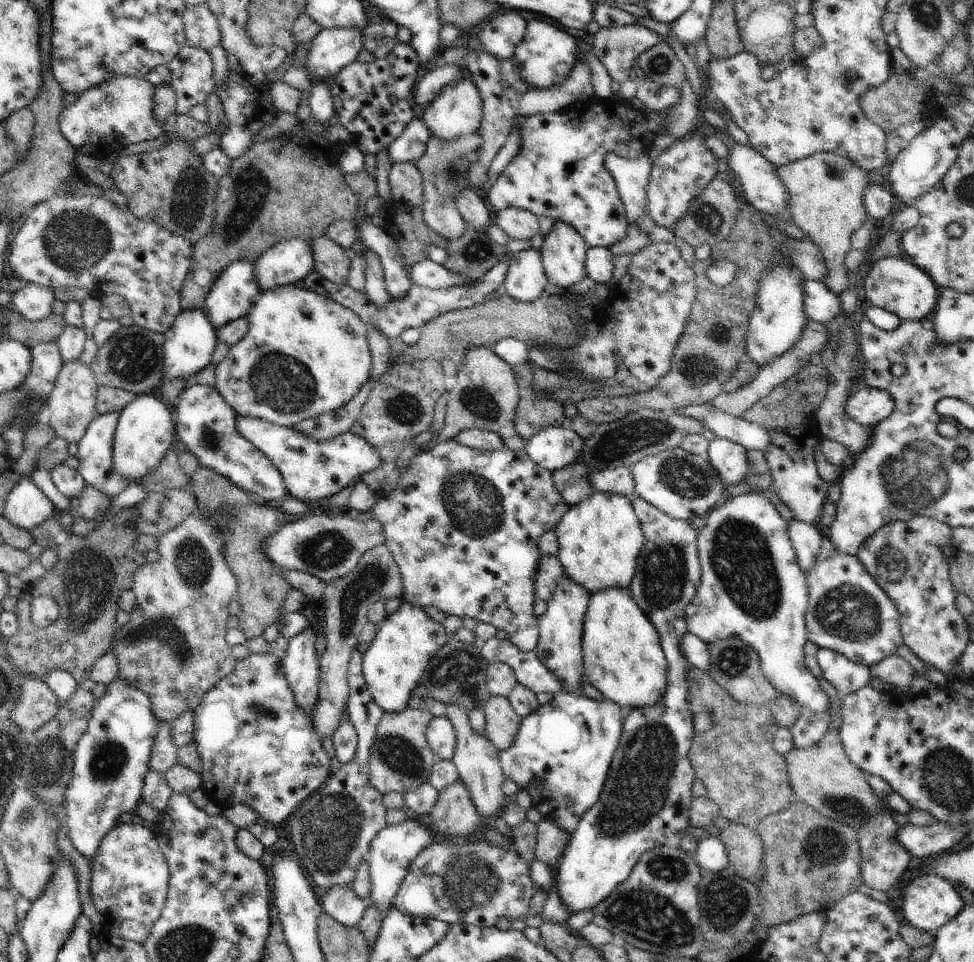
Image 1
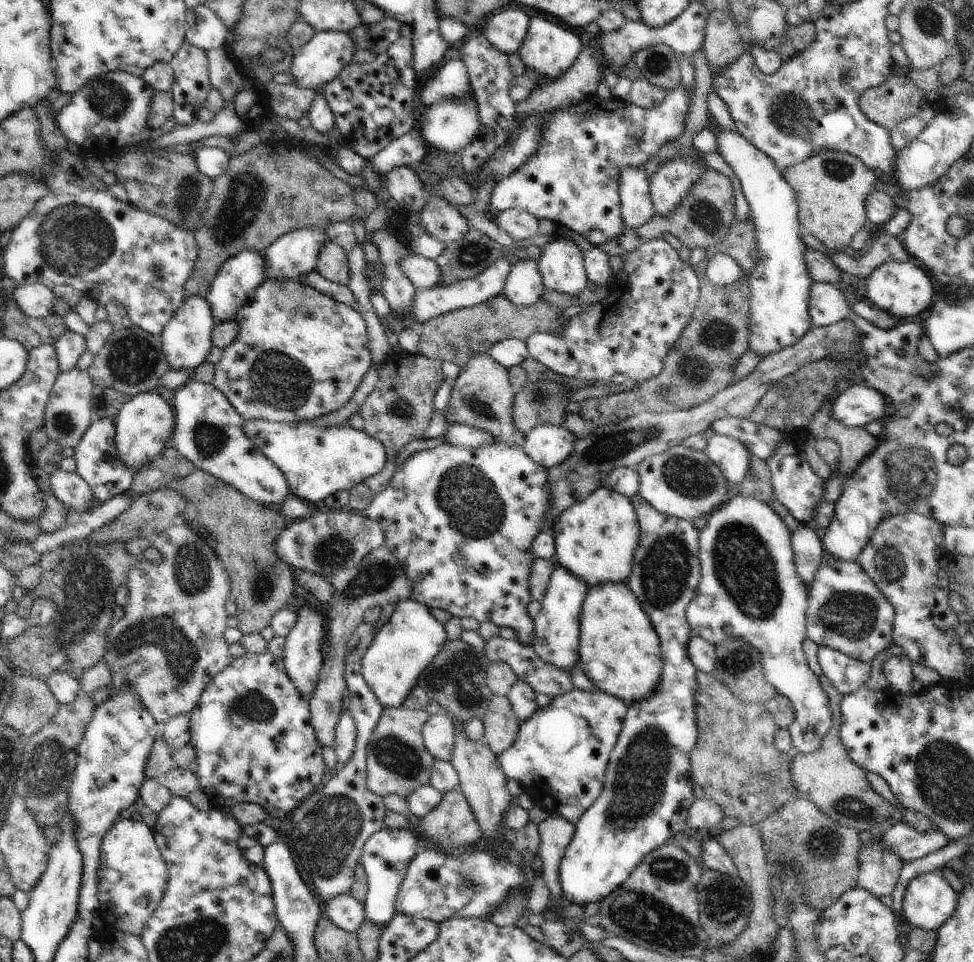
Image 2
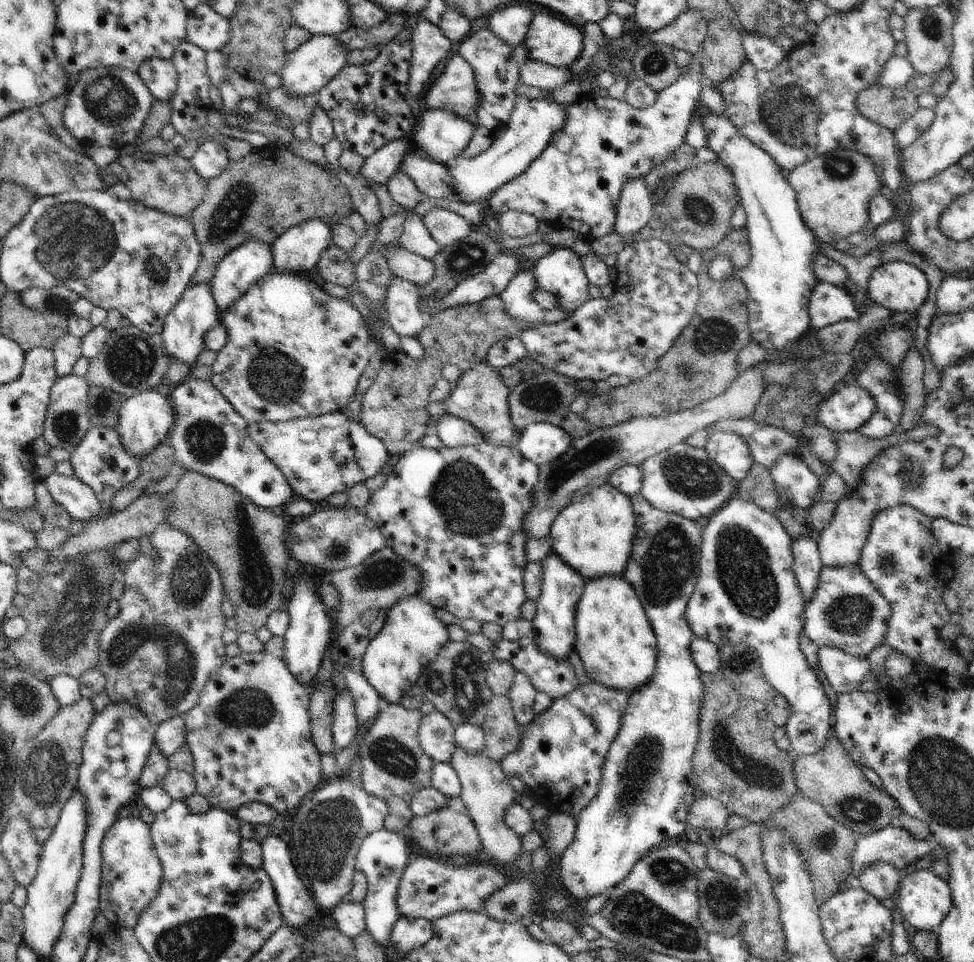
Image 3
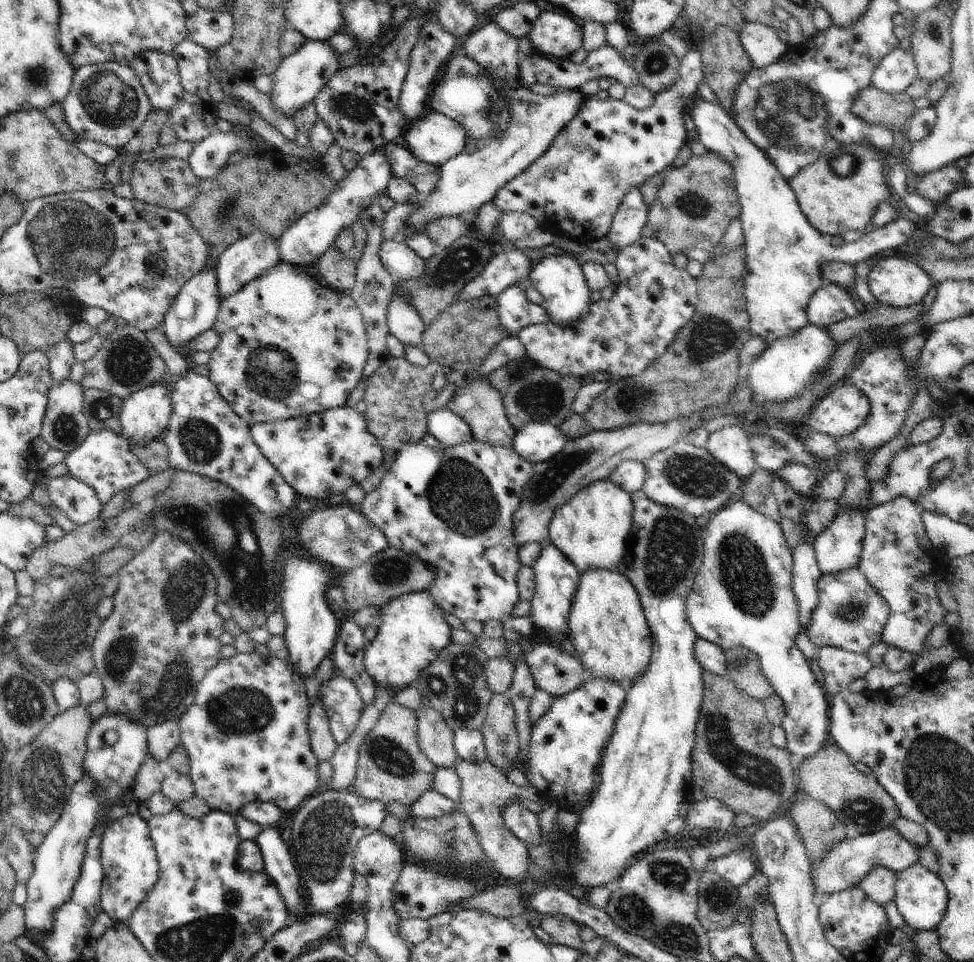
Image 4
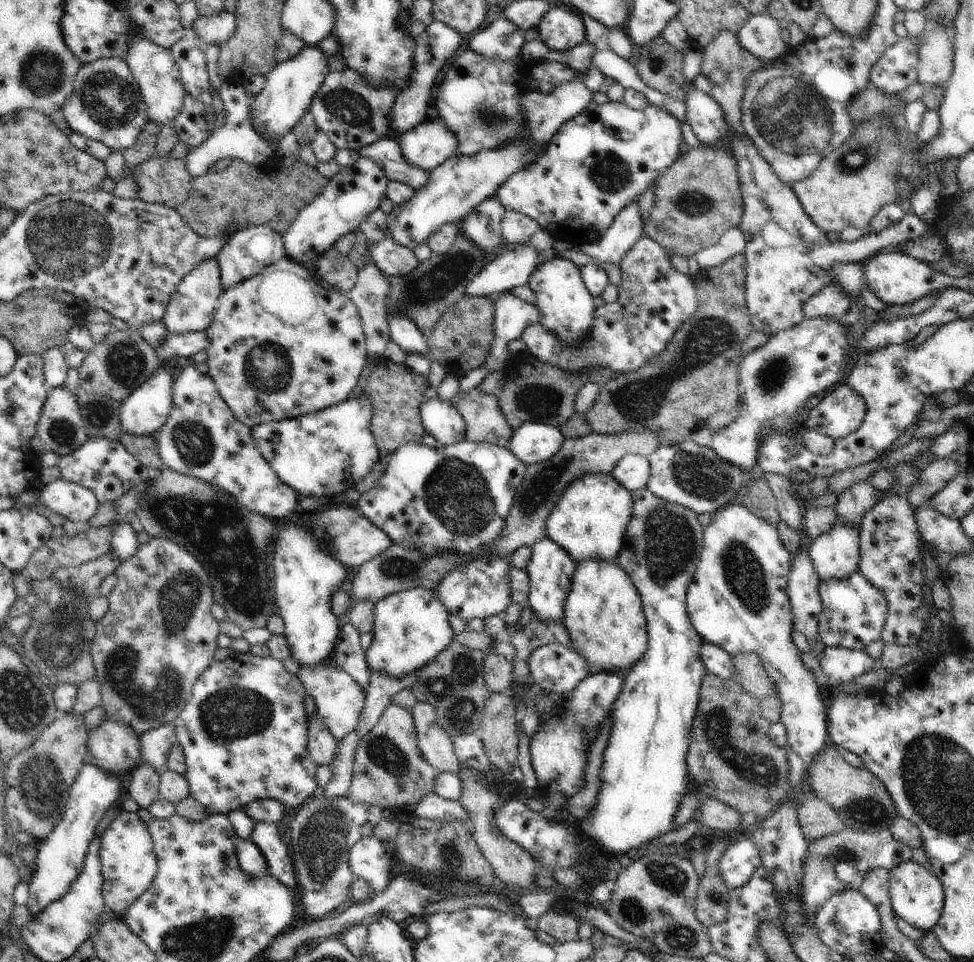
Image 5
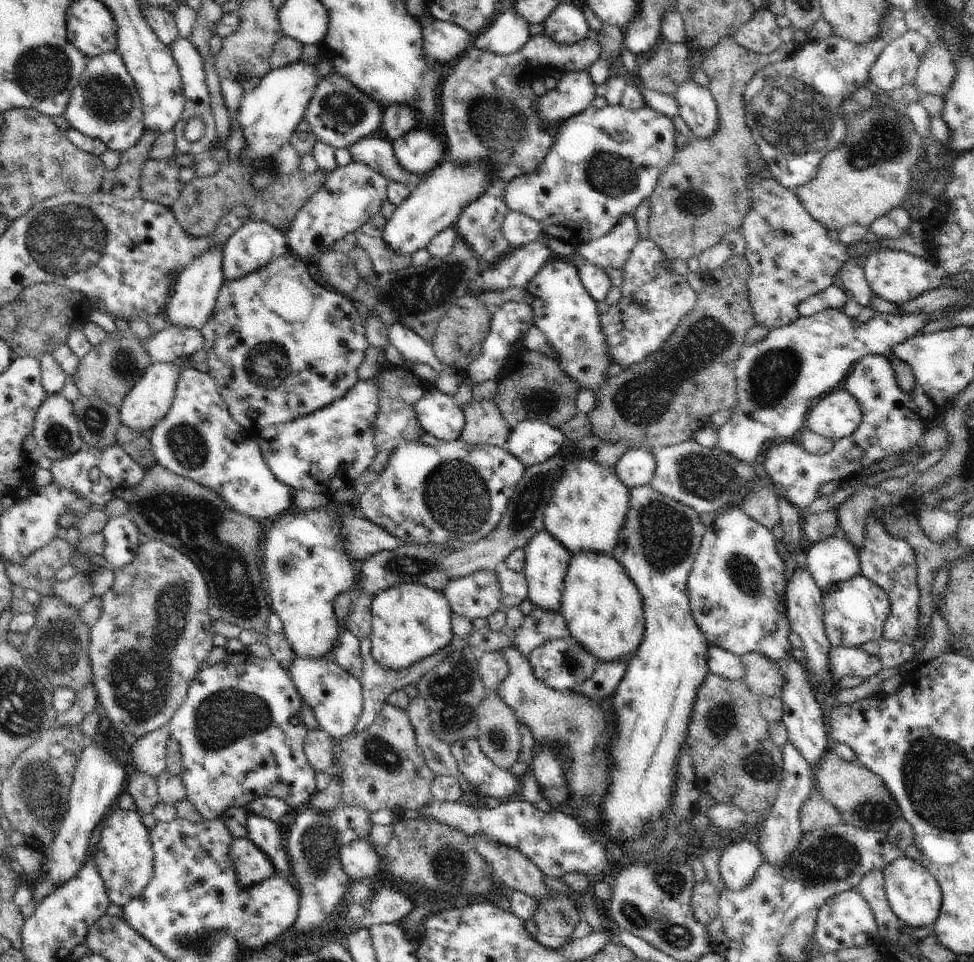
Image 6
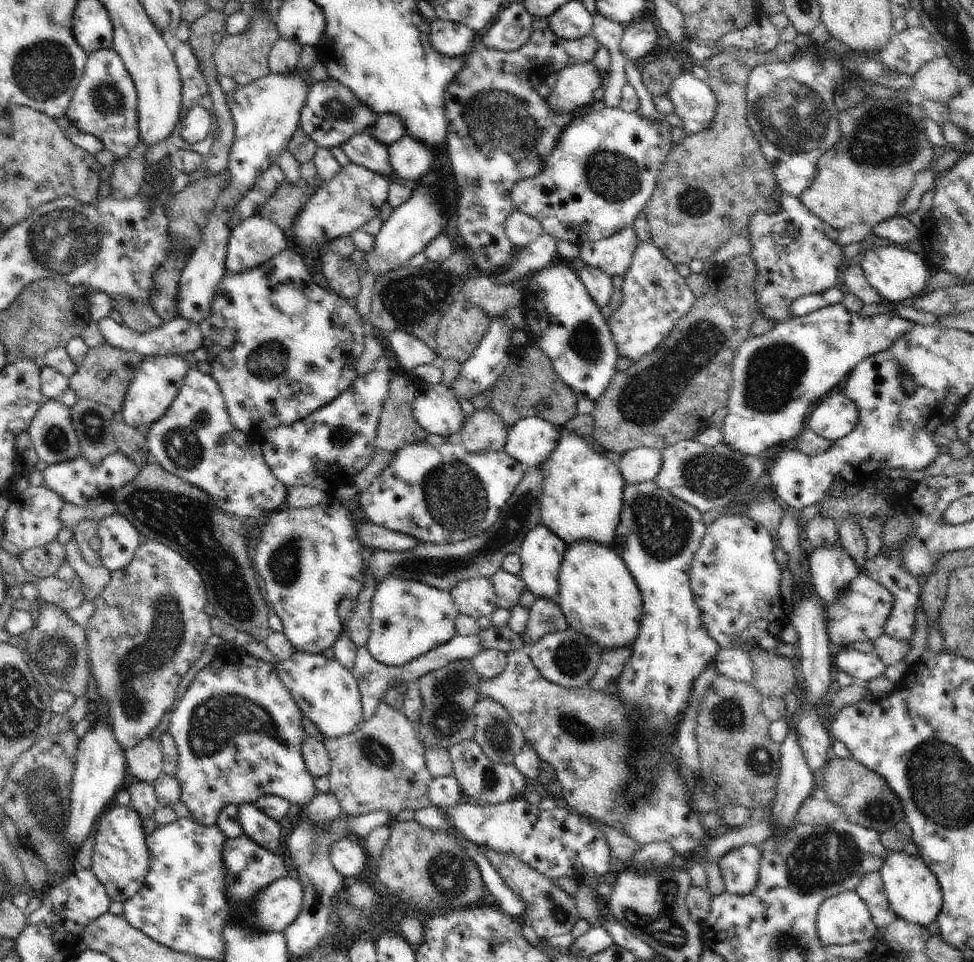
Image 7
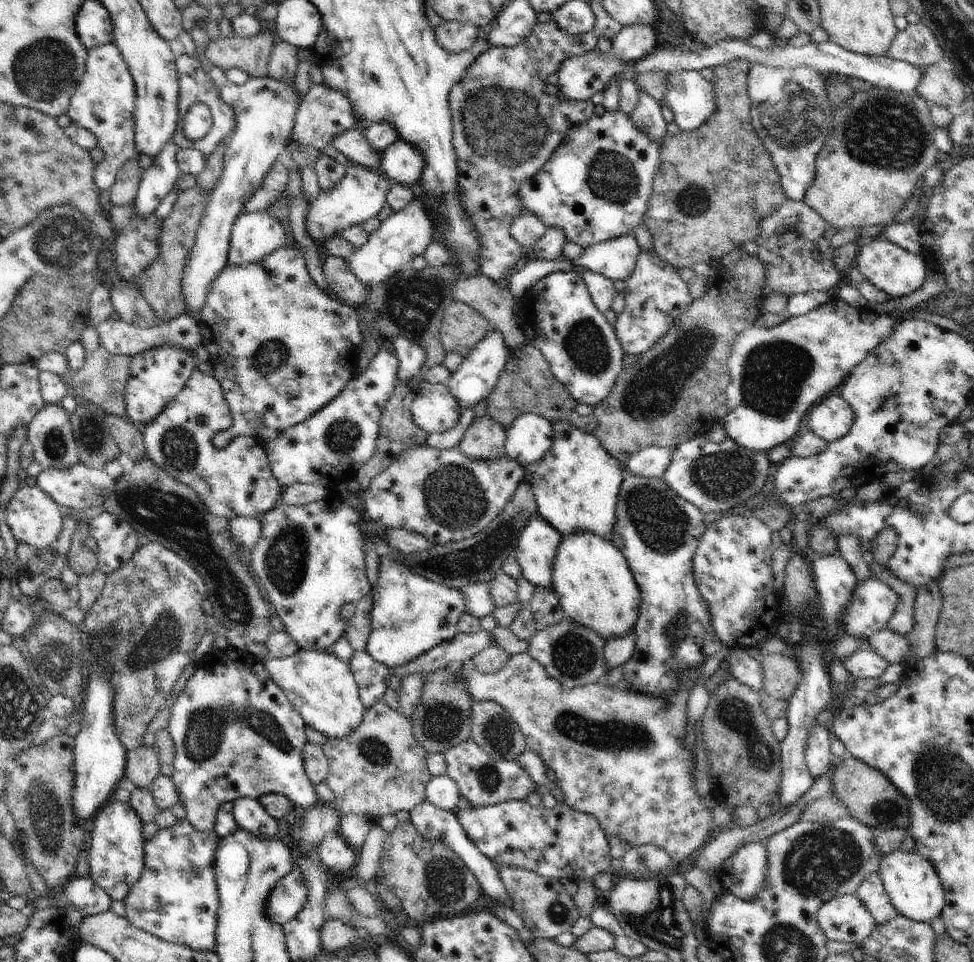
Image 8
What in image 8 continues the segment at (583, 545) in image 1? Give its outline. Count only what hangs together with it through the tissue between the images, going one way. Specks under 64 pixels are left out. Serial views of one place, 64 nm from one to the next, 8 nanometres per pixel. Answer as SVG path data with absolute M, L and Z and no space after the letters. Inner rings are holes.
M562 420L553 424L554 444L544 458L525 466L525 482L530 482L539 515L560 532L570 536L576 532L592 532L602 538L612 536L616 522L616 507L624 482L623 467L600 446L593 434L586 434Z

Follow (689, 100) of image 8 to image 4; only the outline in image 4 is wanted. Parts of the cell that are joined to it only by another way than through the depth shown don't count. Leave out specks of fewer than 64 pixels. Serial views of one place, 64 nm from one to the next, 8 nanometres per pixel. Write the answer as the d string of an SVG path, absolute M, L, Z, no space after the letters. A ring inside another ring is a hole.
M696 98L688 112L692 120L694 120L694 124L696 124L700 143L708 151L720 154L720 158L729 162L734 169L735 189L741 206L739 218L742 222L747 254L747 263L743 277L745 280L744 294L747 300L746 310L749 314L750 332L754 336L760 336L767 345L780 340L780 338L796 334L798 330L802 330L809 323L806 314L809 300L814 296L814 292L818 288L822 288L822 284L827 283L820 276L820 266L822 264L832 262L832 260L848 264L858 264L858 262L868 260L870 256L875 256L885 250L910 247L912 240L917 237L918 228L916 228L916 223L912 222L912 220L896 219L888 222L882 228L870 227L867 231L864 231L864 236L858 241L846 243L843 246L832 246L829 239L825 235L820 234L808 222L798 204L796 193L792 190L788 181L778 172L774 162L766 156L764 150L758 148L742 132L742 129L734 122L734 119L730 118L725 107Z

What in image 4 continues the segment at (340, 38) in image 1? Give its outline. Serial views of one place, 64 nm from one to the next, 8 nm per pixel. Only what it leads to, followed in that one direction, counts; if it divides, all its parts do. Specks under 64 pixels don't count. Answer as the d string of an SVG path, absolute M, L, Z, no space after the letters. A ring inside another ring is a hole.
M308 40L294 54L287 56L280 63L278 70L271 74L274 88L270 91L272 106L286 118L302 110L308 102L313 102L318 91L340 70L340 54L334 52L328 40Z

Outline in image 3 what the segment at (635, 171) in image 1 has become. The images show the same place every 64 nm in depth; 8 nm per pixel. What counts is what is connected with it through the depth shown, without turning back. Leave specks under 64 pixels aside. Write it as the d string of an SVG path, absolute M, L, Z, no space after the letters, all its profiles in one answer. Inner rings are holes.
M644 177L632 178L622 186L614 226L616 234L628 240L646 226L654 210L653 196L646 186Z

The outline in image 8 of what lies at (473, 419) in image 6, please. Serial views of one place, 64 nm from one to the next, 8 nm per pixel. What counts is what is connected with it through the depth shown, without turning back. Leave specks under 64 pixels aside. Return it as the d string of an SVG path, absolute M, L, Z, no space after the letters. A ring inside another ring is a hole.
M484 414L480 420L473 420L466 428L458 448L470 460L496 460L507 456L505 451L506 429L490 414Z

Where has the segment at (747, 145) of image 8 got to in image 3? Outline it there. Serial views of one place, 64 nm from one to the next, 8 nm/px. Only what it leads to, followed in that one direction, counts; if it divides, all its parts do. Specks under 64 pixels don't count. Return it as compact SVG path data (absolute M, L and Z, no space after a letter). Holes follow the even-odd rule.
M726 18L707 22L700 61L704 75L715 89L724 80L730 80L746 60L742 32L736 30ZM720 159L718 162L698 162L690 168L680 171L674 178L674 184L666 192L662 204L654 205L652 216L646 226L636 232L630 240L622 238L620 234L609 234L598 240L591 241L593 252L602 256L618 254L630 243L638 240L650 240L654 237L671 243L686 244L695 251L703 252L714 248L731 230L731 218L736 208L735 176Z

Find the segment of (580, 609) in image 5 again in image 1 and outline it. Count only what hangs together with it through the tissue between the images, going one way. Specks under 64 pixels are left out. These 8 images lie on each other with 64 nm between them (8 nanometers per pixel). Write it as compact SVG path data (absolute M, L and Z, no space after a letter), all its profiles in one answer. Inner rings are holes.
M618 588L590 595L584 616L582 652L587 682L625 711L650 708L662 700L668 688L668 662L656 627L645 612Z

